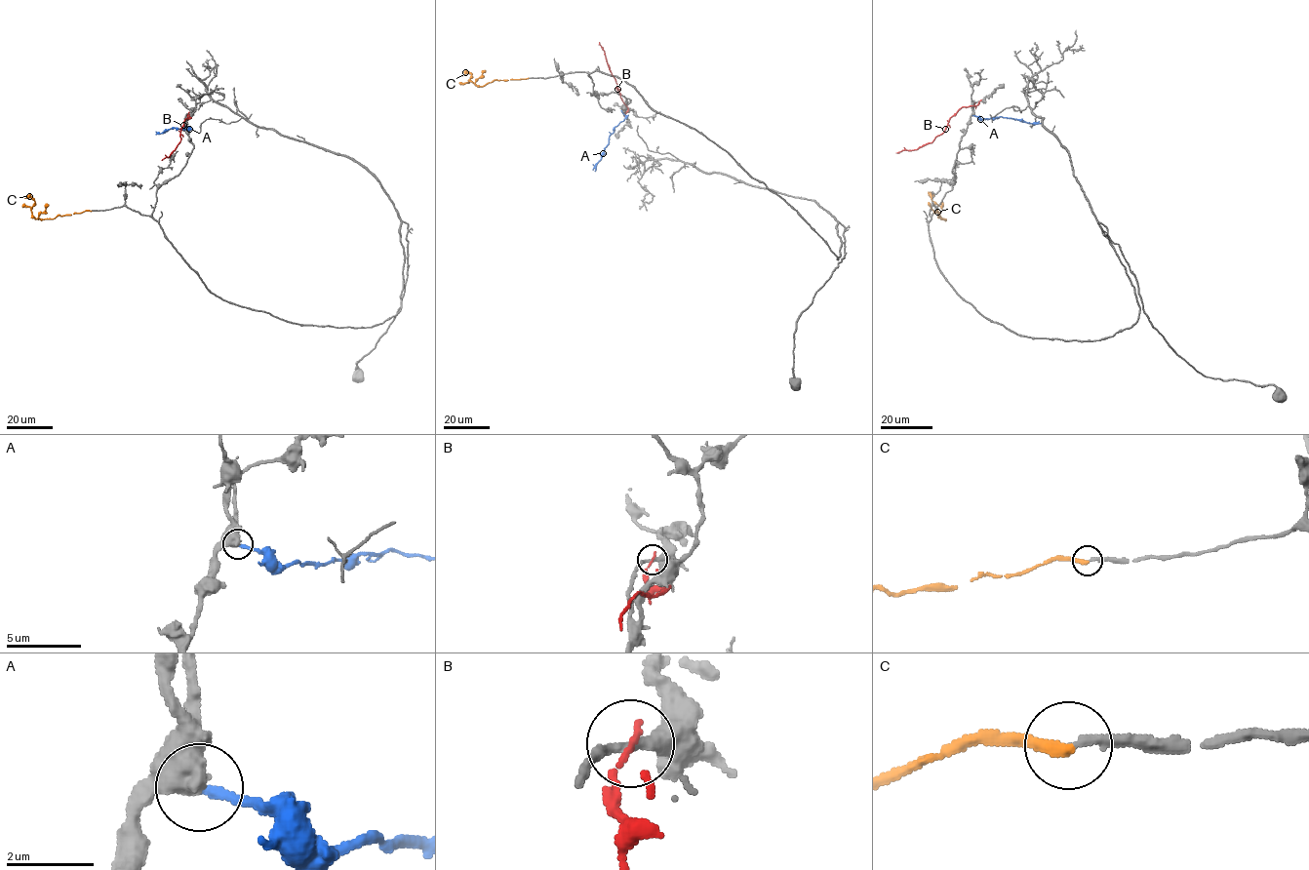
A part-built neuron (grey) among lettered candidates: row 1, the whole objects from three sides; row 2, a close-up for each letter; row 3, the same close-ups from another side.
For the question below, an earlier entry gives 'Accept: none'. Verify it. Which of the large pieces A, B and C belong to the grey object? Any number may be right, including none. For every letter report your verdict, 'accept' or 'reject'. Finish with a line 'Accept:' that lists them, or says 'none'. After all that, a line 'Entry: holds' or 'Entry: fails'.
A: reject
B: reject
C: reject
Accept: none
Entry: holds

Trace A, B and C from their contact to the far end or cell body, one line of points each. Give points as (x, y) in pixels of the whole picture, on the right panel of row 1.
A: (974, 115), (982, 119), (1001, 117), (1027, 123), (1039, 121)
B: (980, 100), (977, 104), (961, 107), (950, 118), (943, 132), (932, 142), (916, 149), (896, 152)
C: (936, 210), (941, 218), (945, 219), (939, 217), (941, 207), (932, 200), (931, 194), (933, 194)

